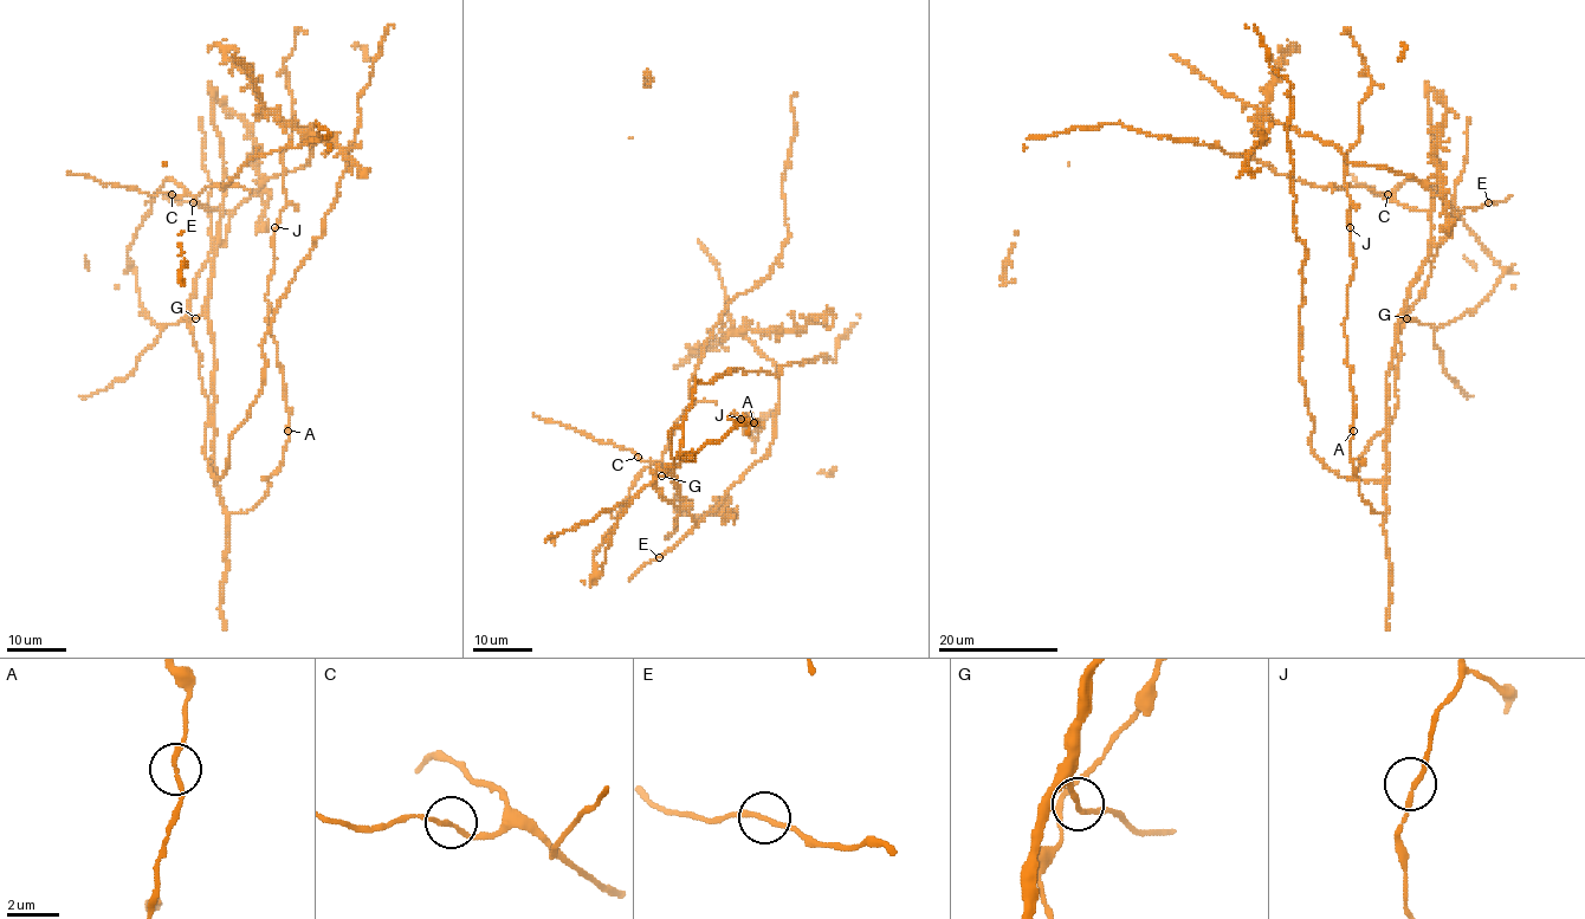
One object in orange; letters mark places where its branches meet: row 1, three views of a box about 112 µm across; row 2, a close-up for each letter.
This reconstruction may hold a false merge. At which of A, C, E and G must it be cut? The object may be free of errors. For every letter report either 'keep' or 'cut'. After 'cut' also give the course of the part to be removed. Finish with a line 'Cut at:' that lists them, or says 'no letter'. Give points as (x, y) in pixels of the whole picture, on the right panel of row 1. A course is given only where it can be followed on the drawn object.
A: keep
C: keep
E: keep
G: keep
Cut at: no letter

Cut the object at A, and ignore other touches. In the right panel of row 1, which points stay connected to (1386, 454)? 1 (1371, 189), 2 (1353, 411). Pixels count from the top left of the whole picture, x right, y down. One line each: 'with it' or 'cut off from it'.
1: with it
2: cut off from it

